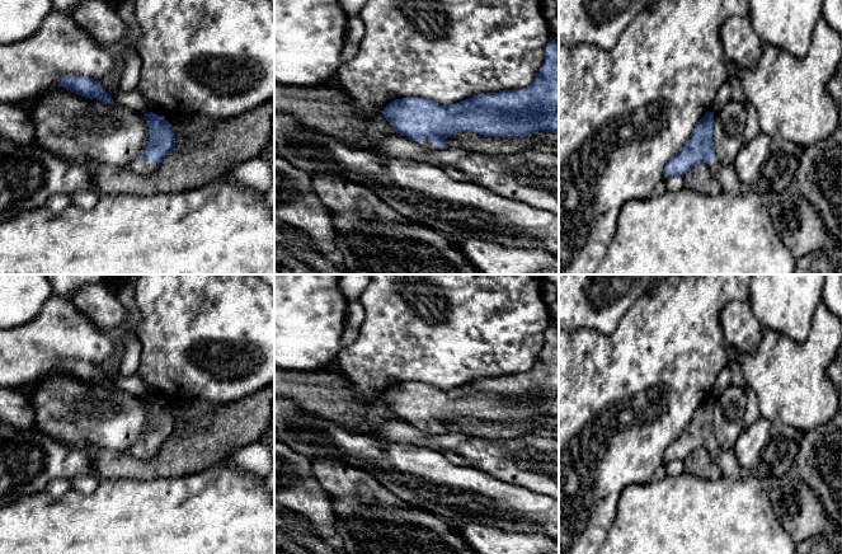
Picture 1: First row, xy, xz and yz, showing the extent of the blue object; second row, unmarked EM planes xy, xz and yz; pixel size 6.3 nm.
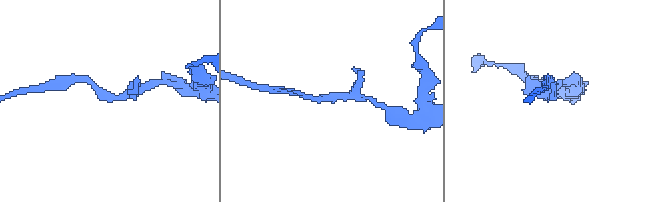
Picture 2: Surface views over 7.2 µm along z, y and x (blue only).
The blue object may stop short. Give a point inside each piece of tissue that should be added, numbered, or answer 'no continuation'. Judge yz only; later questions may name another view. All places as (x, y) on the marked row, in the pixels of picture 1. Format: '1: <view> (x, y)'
1: yz (725, 174)

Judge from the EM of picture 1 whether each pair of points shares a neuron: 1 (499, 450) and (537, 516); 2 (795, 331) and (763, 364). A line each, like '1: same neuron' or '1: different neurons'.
1: different neurons
2: different neurons

